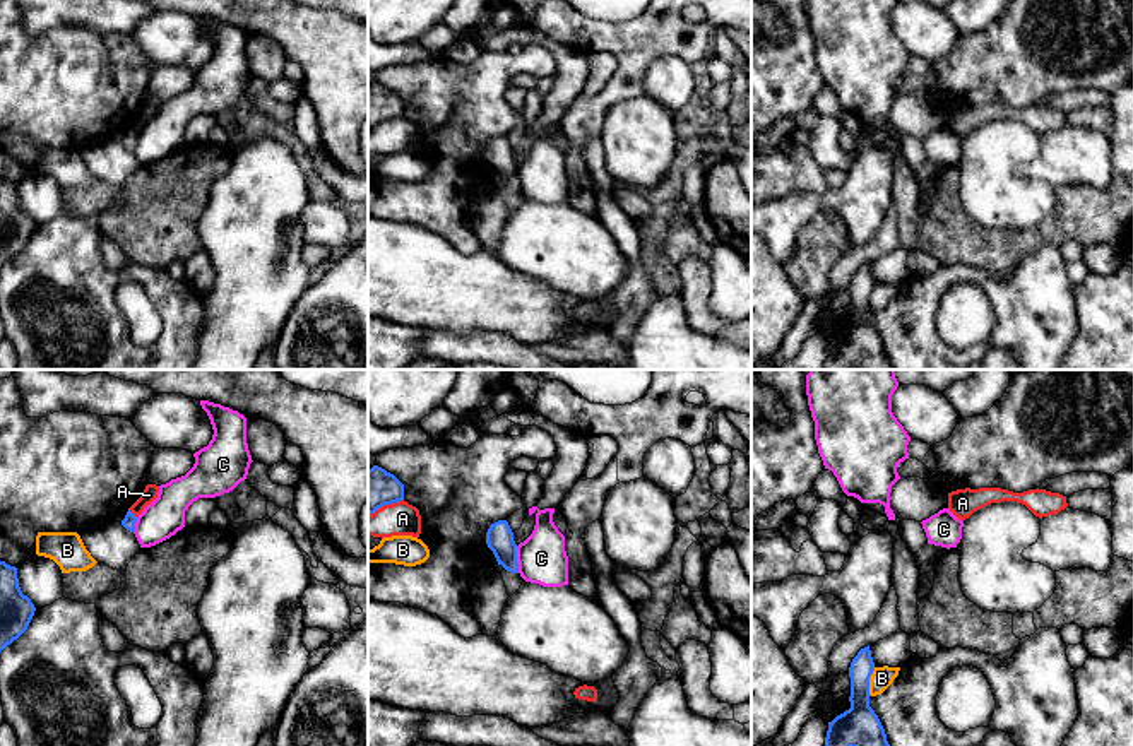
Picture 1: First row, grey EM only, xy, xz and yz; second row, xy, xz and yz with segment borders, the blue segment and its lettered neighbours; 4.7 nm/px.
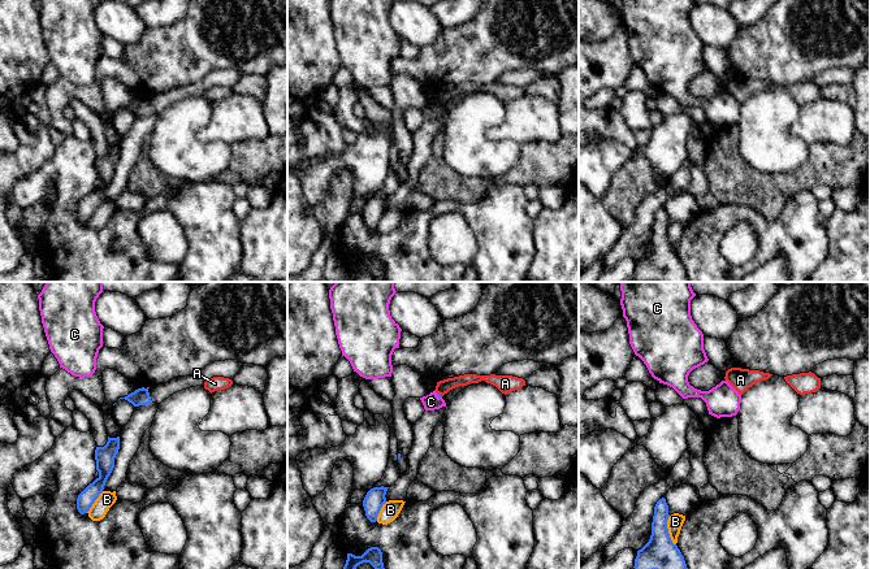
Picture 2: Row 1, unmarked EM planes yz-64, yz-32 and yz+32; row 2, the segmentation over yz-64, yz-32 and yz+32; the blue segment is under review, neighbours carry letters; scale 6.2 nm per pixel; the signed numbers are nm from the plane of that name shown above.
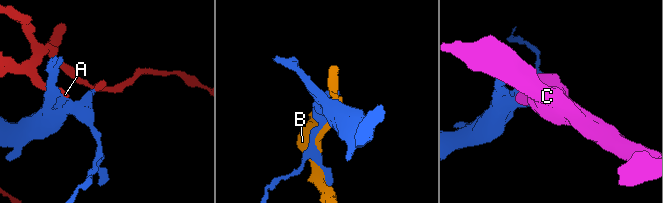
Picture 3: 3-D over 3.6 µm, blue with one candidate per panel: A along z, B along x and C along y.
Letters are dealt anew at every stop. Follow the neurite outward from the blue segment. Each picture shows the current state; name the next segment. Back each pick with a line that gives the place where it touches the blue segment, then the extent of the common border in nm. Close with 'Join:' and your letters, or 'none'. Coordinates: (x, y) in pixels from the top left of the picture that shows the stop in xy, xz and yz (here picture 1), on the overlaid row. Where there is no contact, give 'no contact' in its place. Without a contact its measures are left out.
Join: none

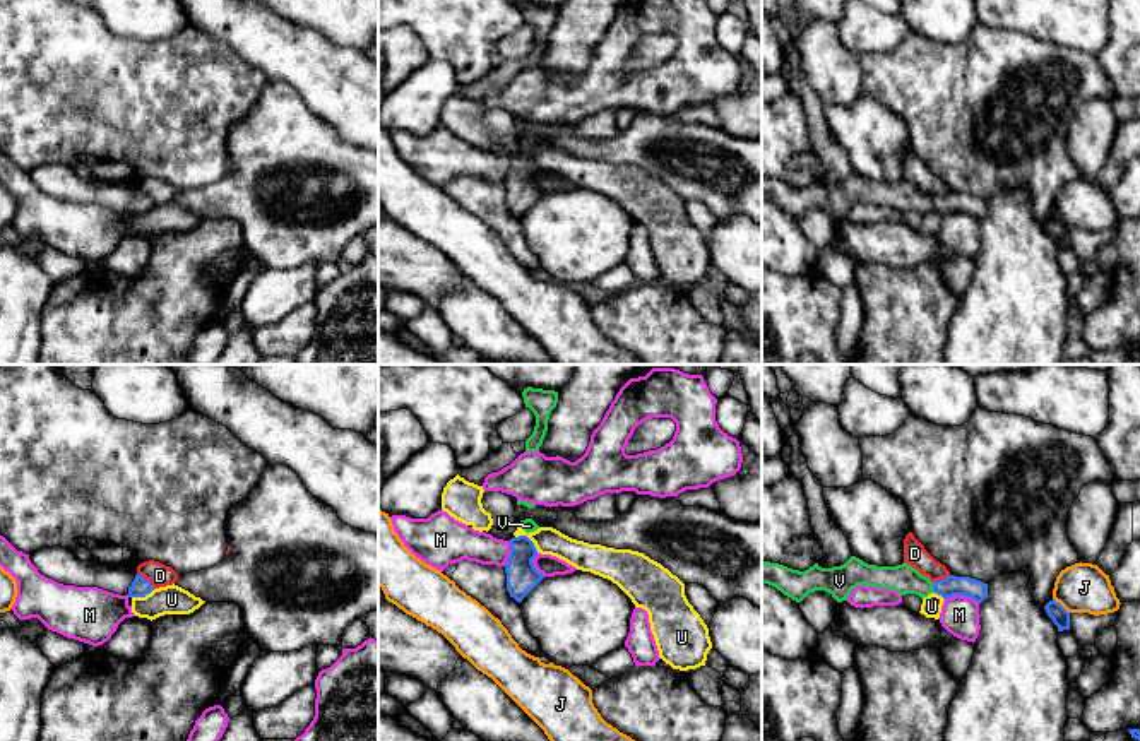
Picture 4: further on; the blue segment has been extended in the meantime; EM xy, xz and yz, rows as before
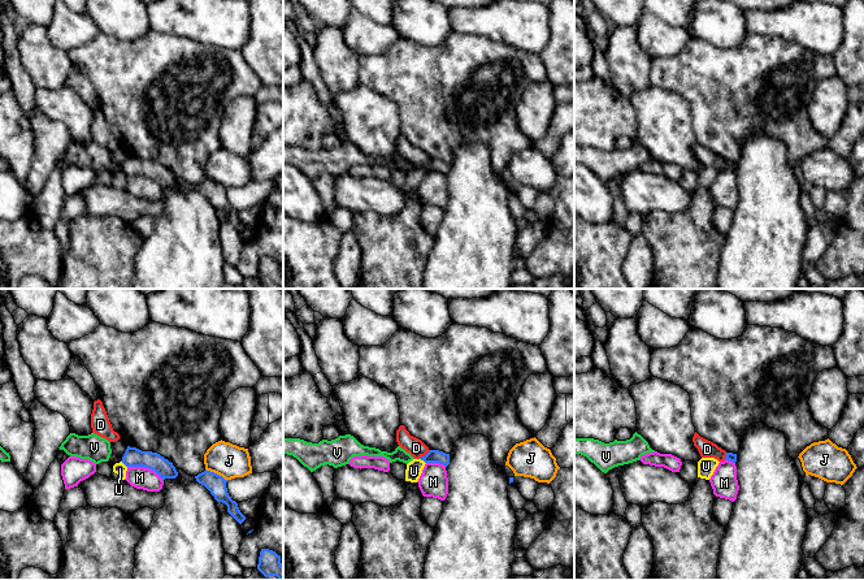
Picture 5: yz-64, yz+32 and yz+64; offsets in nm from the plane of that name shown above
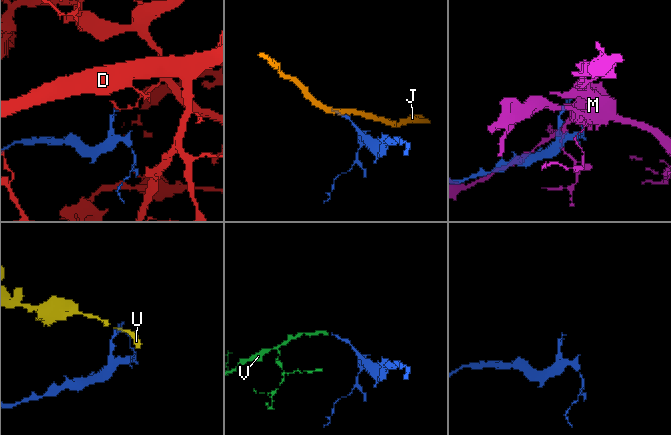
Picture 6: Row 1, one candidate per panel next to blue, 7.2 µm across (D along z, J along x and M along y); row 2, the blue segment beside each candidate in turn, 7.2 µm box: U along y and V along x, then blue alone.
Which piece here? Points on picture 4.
V: meets blue in yz at (933, 587); contact 50 nm long
Join: V

